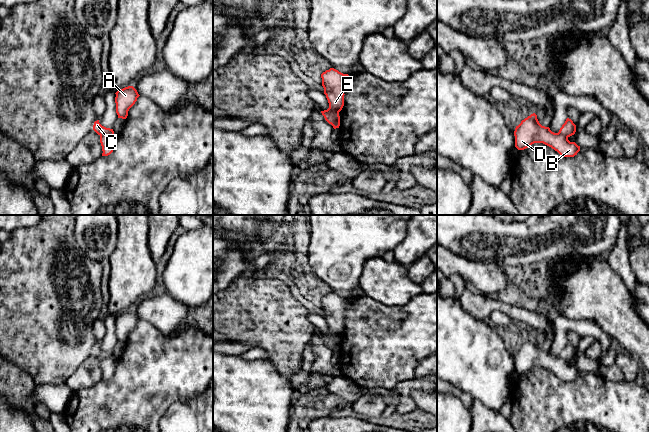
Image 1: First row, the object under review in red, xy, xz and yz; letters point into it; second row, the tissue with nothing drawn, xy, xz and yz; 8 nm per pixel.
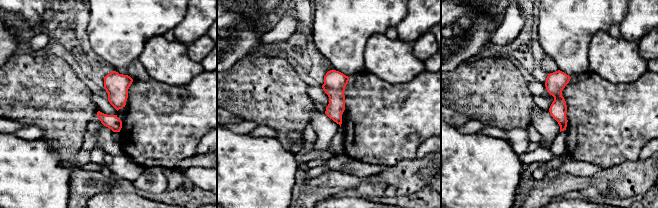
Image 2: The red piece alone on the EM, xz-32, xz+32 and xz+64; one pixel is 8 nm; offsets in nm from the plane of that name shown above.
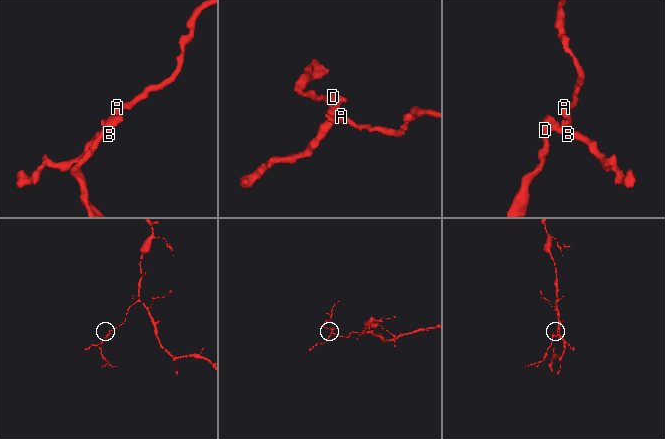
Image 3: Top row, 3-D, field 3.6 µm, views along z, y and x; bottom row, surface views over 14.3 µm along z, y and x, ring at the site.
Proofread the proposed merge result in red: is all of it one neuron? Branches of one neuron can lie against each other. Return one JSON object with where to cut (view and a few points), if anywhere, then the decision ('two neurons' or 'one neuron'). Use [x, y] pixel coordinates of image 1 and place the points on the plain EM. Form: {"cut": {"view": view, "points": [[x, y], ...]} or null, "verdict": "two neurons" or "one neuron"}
{"cut": {"view": "xz", "points": [[323, 335], [329, 338], [338, 338]]}, "verdict": "two neurons"}

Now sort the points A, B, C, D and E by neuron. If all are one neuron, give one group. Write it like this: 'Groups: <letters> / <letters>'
Groups: A C / B D E

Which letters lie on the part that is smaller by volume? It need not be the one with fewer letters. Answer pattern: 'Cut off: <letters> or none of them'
Cut off: B, D, E

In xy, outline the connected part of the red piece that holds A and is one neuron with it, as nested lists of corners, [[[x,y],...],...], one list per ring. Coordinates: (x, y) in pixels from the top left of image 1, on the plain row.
[[[133,310],[120,313],[115,318],[116,337],[118,342],[126,343],[129,333],[135,328],[140,319]]]

